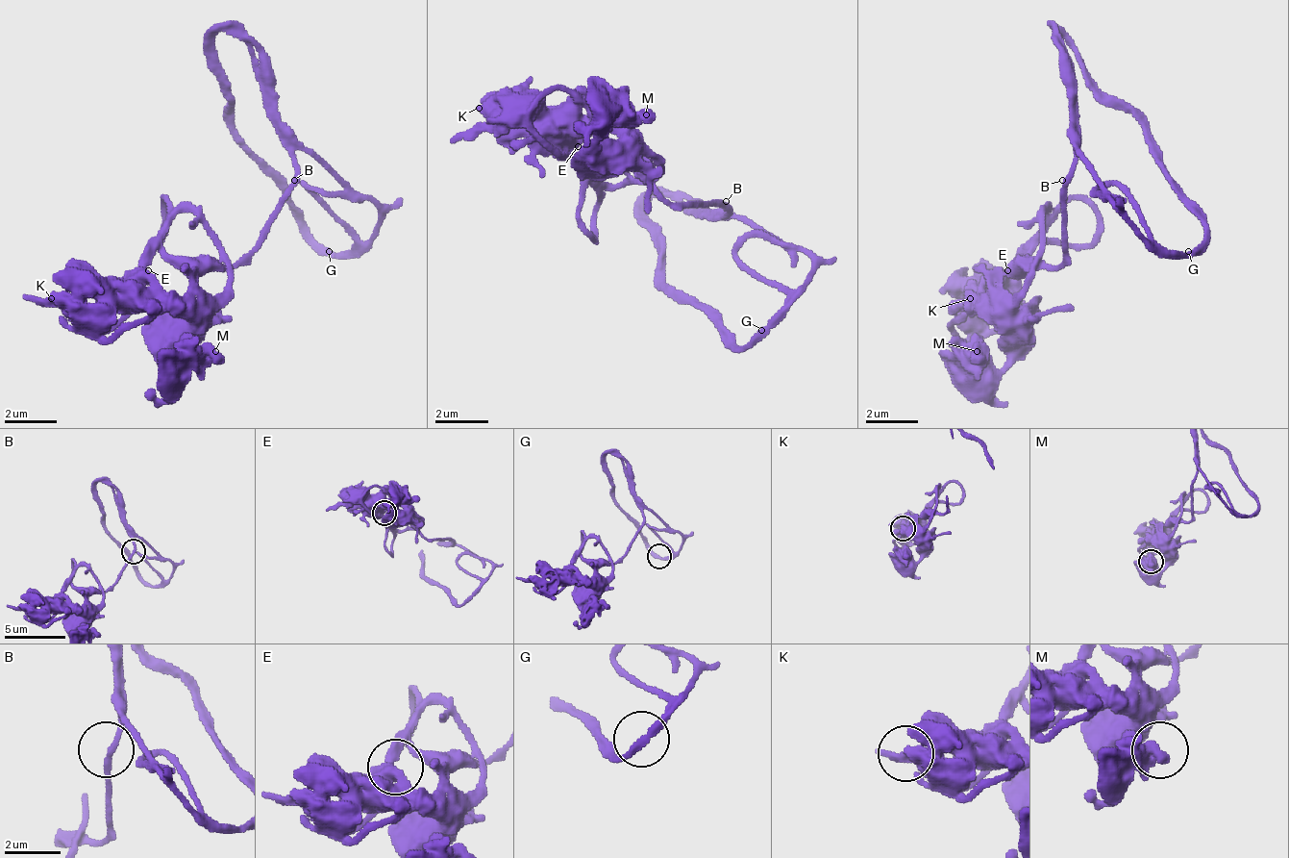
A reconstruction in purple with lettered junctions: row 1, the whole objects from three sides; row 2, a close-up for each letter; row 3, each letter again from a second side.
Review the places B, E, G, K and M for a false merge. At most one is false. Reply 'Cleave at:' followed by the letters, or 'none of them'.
Cleave at: none of them

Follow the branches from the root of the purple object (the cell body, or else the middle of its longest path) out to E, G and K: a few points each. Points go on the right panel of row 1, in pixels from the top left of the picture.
E: (1068, 180), (1068, 253), (1055, 265), (1042, 265), (1023, 253), (1009, 272)
G: (1068, 180), (1075, 147), (1088, 161), (1102, 193), (1147, 239), (1153, 239), (1167, 253), (1186, 253)
K: (1068, 180), (1068, 253), (1055, 265), (1042, 265), (1023, 253), (996, 279), (989, 279), (970, 298)

